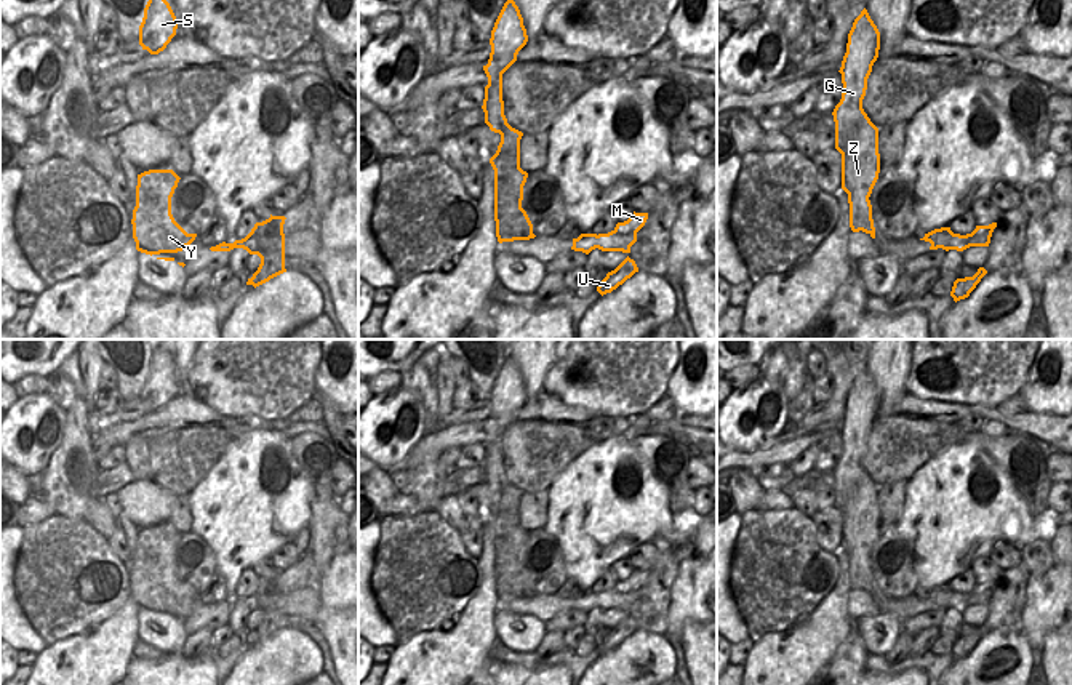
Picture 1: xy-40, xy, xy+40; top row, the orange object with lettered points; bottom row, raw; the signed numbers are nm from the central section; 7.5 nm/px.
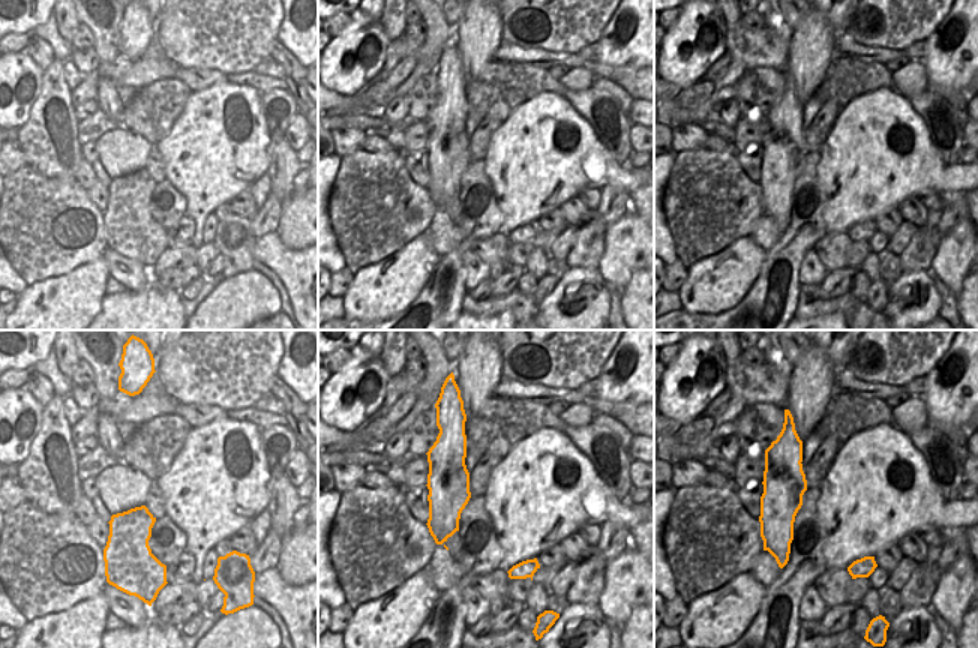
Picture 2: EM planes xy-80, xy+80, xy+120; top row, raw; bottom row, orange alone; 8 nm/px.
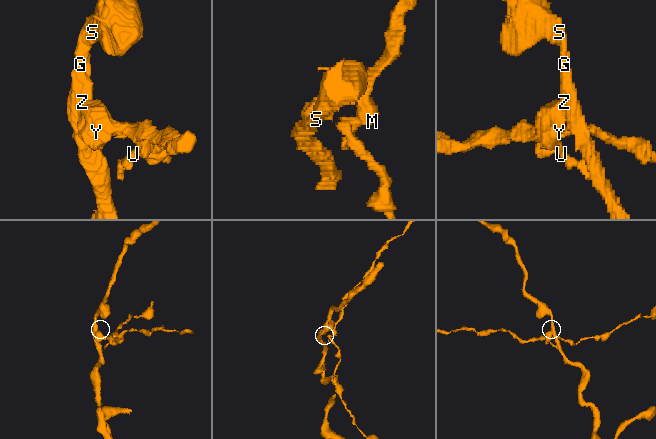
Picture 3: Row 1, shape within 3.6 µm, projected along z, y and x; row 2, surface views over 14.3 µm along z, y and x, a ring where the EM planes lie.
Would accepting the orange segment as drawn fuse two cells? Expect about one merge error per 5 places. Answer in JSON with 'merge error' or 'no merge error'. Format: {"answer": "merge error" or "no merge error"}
{"answer": "merge error"}

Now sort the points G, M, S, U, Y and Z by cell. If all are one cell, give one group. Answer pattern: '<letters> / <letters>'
G S Z / M U Y

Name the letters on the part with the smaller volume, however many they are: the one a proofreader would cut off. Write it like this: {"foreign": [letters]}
{"foreign": ["M", "U", "Y"]}

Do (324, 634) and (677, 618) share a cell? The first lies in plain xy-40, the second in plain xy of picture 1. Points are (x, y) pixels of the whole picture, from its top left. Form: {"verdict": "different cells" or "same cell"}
{"verdict": "different cells"}

